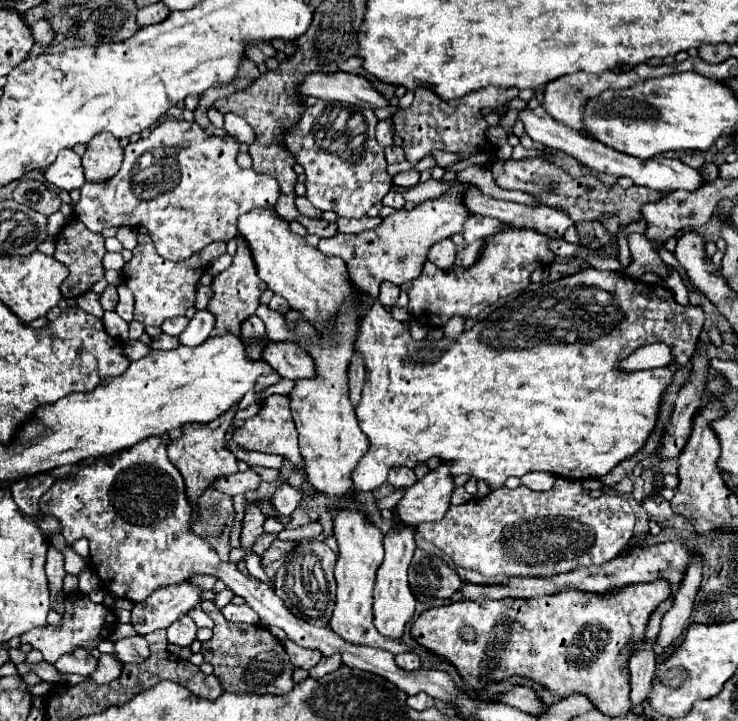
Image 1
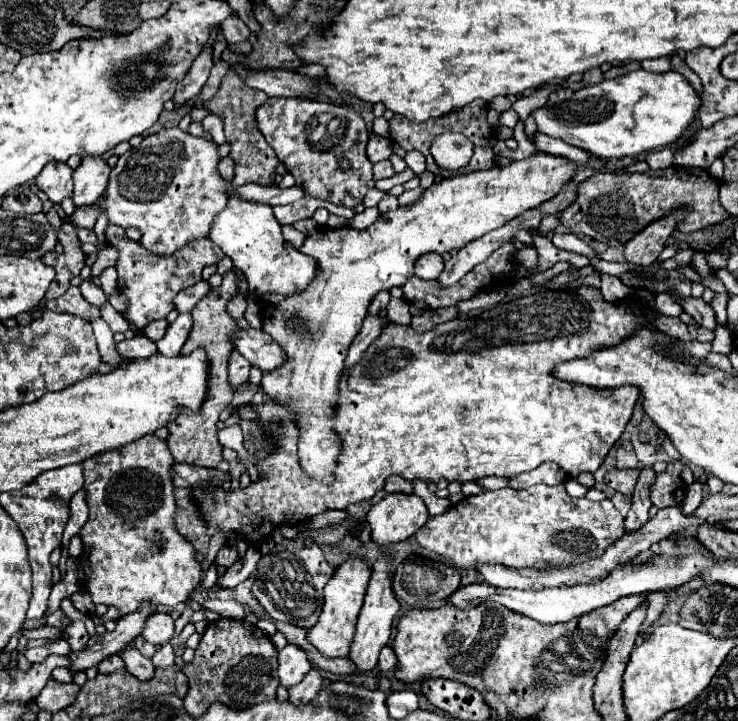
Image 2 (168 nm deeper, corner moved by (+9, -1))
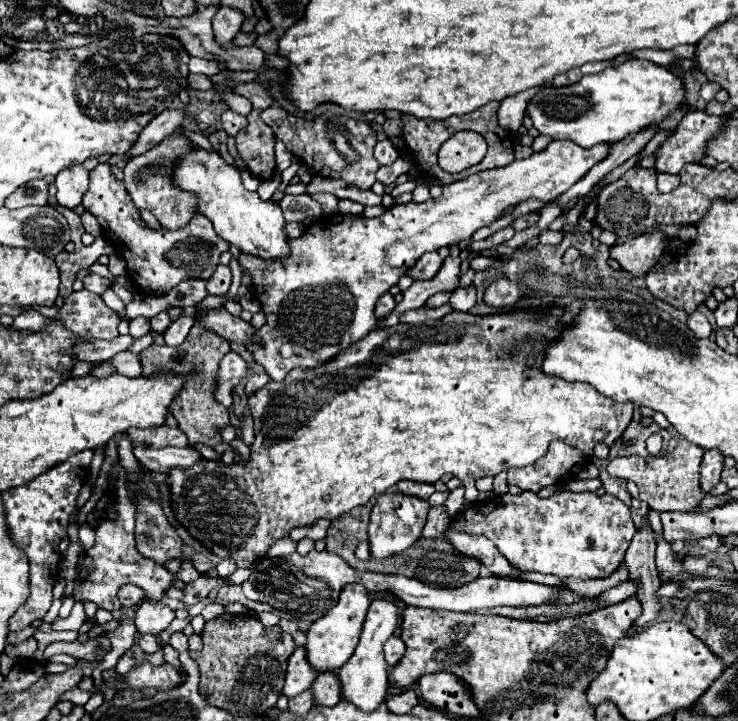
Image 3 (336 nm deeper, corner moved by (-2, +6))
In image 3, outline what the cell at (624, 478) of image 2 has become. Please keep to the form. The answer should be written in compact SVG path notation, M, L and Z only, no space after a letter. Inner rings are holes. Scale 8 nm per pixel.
M693 443L677 445L673 453L663 457L615 457L607 465L607 473L611 477L633 481L639 487L639 499L645 501L655 511L691 511L701 499L699 487L699 465L701 465L703 449L695 447Z

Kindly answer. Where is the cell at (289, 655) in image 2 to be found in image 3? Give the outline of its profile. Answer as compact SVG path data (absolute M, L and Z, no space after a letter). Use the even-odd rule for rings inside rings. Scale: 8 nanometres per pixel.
M297 647L293 655L289 657L289 667L287 667L287 677L285 677L285 687L283 693L291 699L293 695L299 695L301 691L309 689L317 677L317 671L311 667L307 661L305 647Z

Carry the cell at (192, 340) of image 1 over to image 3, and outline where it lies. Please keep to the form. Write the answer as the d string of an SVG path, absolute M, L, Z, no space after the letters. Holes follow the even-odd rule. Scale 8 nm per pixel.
M187 315L179 317L177 321L173 321L169 325L169 329L165 331L165 345L173 345L173 347L181 345L185 341L189 329L193 327L193 323L195 323L195 317L187 317Z

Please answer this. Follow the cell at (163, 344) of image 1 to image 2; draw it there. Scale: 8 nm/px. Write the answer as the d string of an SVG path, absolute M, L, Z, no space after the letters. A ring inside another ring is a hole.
M136 334L130 340L118 342L116 350L122 358L148 358L152 354L158 354L156 344L150 338L146 338L144 334Z

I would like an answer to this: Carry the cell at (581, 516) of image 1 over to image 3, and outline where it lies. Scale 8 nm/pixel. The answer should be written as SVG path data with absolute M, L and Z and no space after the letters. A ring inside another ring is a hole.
M523 491L519 495L505 493L501 497L493 497L487 501L475 501L467 505L465 511L461 511L451 521L451 529L471 535L485 535L515 567L523 571L539 571L573 579L597 579L611 575L621 565L629 541L635 533L635 525L631 521L631 509L615 495L605 493L599 497L597 493L571 493L571 491L561 491L547 499L541 499L533 491Z

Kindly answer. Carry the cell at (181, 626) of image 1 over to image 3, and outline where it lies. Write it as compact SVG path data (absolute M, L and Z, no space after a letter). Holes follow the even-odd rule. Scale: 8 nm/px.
M143 601L137 607L137 617L135 617L135 627L139 633L151 633L151 635L159 635L161 631L165 631L171 621L175 619L175 611L171 607L167 607L161 601Z

